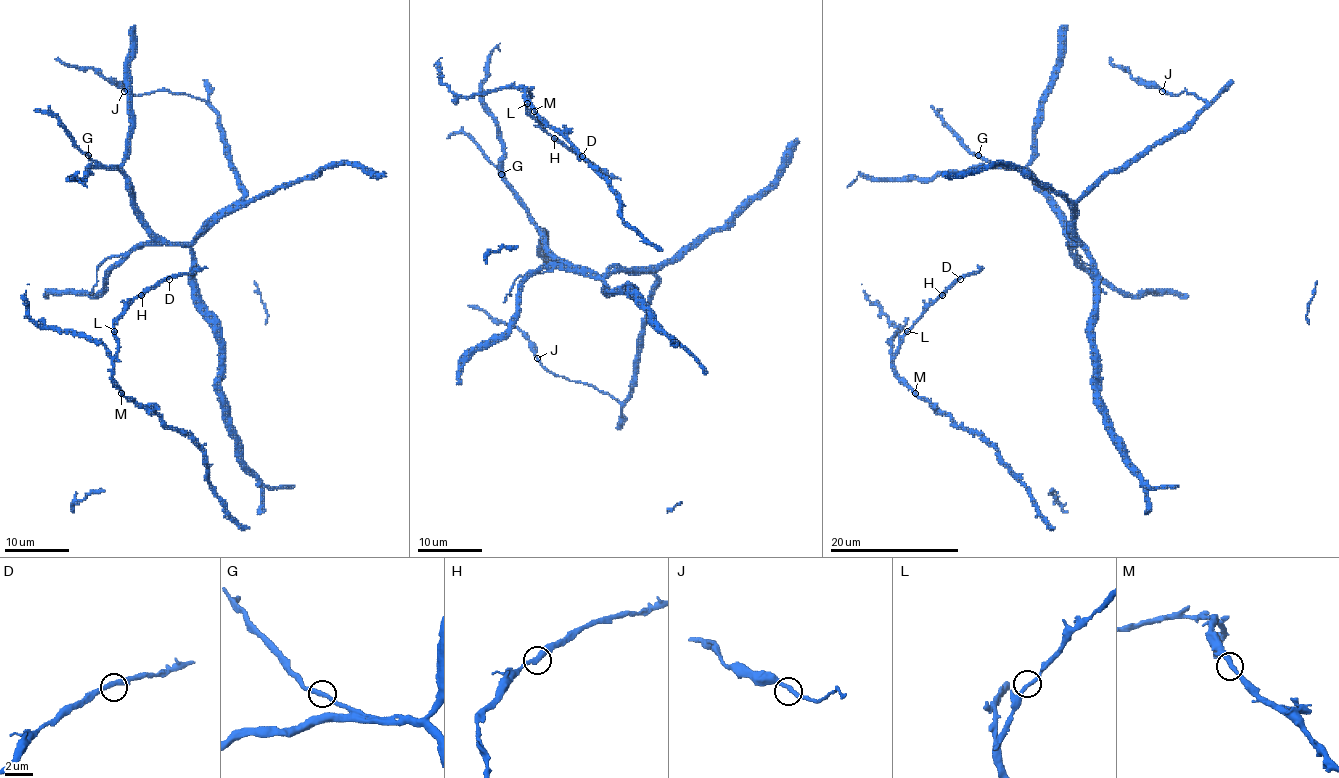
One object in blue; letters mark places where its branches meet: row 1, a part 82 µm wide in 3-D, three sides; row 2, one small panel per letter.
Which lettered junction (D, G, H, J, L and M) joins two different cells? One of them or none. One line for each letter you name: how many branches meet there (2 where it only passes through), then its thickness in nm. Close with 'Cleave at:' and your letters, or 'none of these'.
Cleave at: none of these

